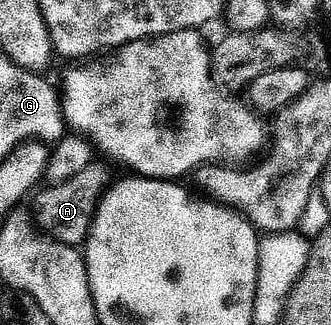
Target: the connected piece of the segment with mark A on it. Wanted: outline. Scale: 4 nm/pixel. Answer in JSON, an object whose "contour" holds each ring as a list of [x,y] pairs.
{"contour":[[[100,164],[89,166],[79,172],[79,176],[71,176],[71,180],[66,182],[46,185],[46,190],[33,202],[33,218],[38,226],[36,229],[63,246],[84,247],[89,229],[93,227],[93,217],[97,215],[97,208],[110,185],[109,174]]]}

